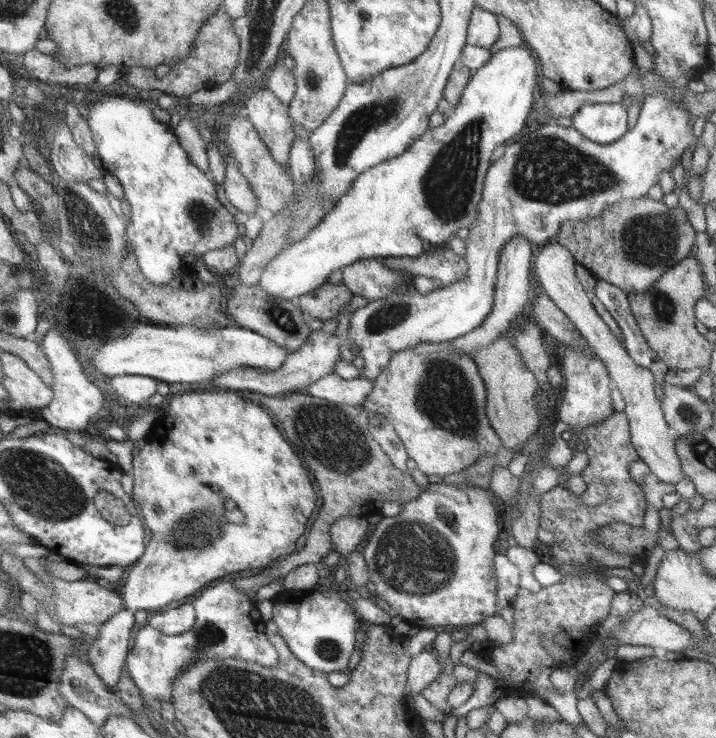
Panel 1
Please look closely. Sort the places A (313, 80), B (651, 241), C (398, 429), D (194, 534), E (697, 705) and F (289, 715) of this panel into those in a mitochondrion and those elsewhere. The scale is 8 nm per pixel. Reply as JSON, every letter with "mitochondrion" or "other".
{"A":"mitochondrion","B":"mitochondrion","C":"other","D":"mitochondrion","E":"other","F":"mitochondrion"}

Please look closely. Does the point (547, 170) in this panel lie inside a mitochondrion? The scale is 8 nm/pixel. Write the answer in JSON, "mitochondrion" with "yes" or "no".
{"mitochondrion":"yes"}

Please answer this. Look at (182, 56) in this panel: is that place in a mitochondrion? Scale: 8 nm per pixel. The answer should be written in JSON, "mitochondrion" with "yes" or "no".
{"mitochondrion":"no"}

